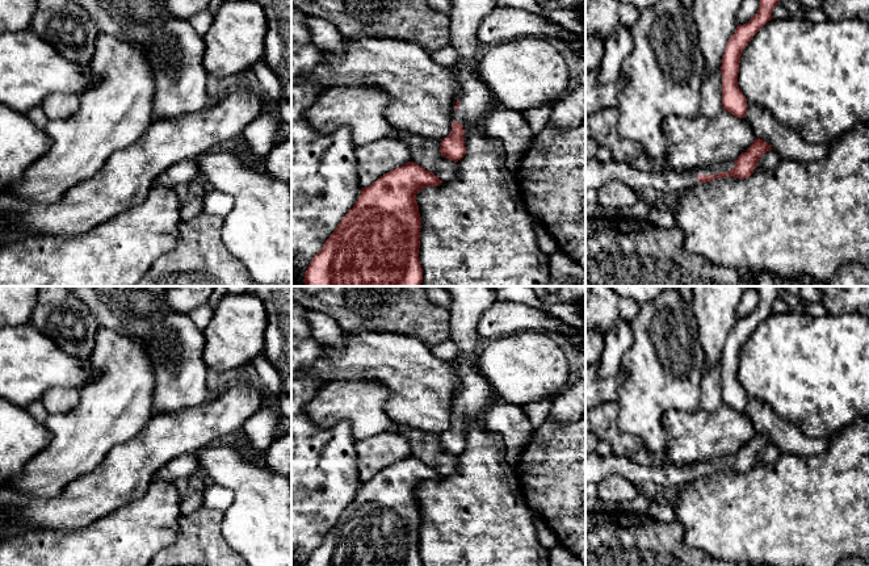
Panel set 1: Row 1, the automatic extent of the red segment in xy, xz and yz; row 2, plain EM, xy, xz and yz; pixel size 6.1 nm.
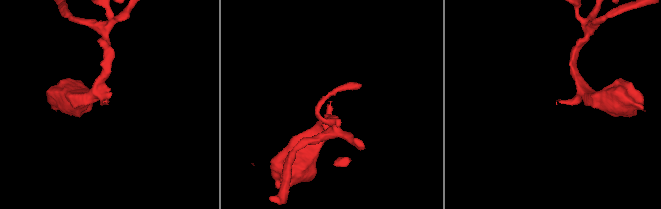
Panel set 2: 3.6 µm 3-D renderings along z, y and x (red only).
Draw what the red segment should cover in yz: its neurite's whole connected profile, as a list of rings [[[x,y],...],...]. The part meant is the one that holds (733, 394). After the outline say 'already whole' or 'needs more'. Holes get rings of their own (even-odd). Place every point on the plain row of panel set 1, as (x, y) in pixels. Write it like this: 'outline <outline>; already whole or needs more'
outline [[[756,286],[760,294],[757,307],[729,332],[722,351],[722,401],[738,412],[746,412],[747,394],[738,381],[740,351],[752,331],[773,313],[773,302],[778,298],[782,286]]]; already whole

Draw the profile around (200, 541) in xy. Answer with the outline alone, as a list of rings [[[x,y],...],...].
[[[218,510],[181,515],[176,542],[147,566],[248,566],[222,534],[223,515]]]

